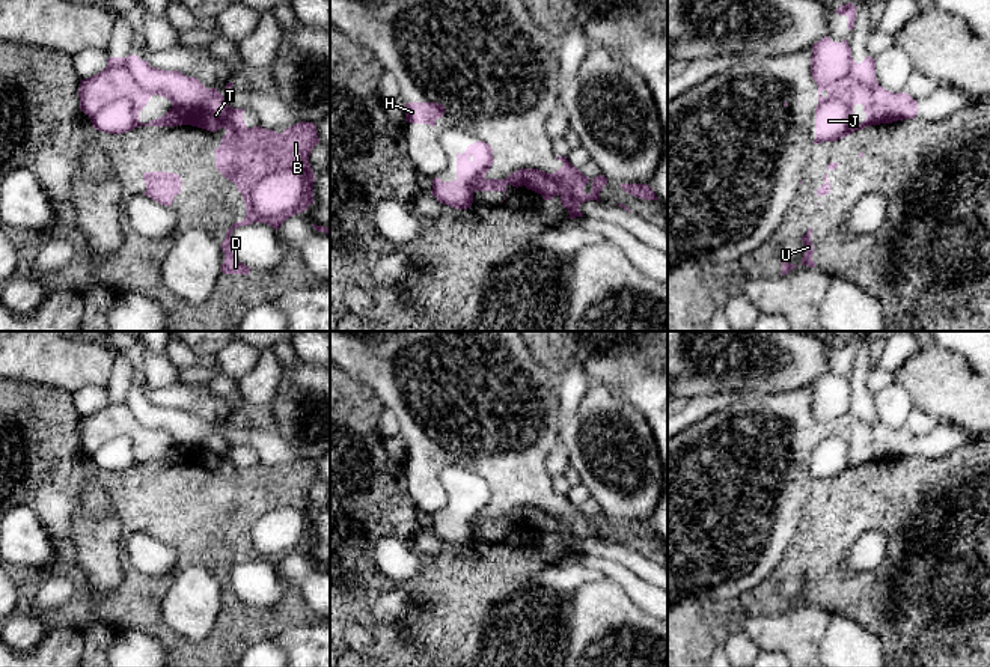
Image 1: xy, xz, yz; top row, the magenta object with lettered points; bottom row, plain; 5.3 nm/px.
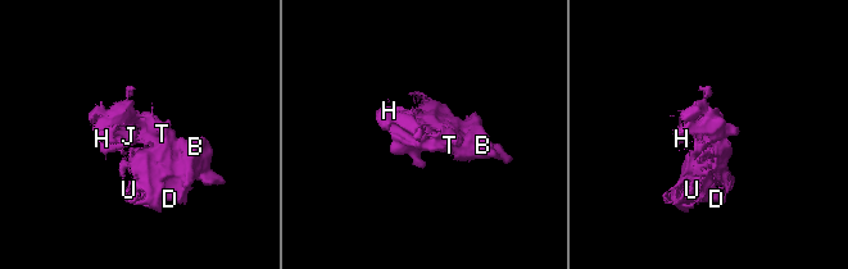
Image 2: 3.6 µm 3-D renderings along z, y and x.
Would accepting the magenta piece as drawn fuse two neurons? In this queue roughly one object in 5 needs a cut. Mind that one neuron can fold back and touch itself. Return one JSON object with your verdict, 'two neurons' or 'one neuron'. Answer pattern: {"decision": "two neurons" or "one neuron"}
{"decision": "one neuron"}

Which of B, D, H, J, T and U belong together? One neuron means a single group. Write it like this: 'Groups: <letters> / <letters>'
Groups: B D H J T U

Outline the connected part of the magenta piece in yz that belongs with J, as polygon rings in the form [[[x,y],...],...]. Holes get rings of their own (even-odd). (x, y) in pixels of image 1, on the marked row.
[[[826,36],[815,42],[811,75],[818,86],[814,145],[836,142],[865,126],[915,119],[918,114],[918,101],[909,93],[894,93],[878,84],[875,59],[866,56],[862,63],[853,60],[847,39],[833,42]],[[856,104],[862,104],[866,114],[859,125],[853,119]]]

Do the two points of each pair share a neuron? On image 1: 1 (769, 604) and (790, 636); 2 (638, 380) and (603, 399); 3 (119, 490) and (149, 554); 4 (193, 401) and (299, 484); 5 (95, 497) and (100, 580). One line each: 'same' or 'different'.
1: different
2: different
3: same
4: different
5: same

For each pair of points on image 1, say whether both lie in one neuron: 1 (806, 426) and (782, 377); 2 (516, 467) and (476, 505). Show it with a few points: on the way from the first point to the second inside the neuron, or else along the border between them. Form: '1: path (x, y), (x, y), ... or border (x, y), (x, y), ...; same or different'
1: border (811, 383), (755, 399); different
2: border (482, 476), (493, 496), (487, 515), (525, 505); different

